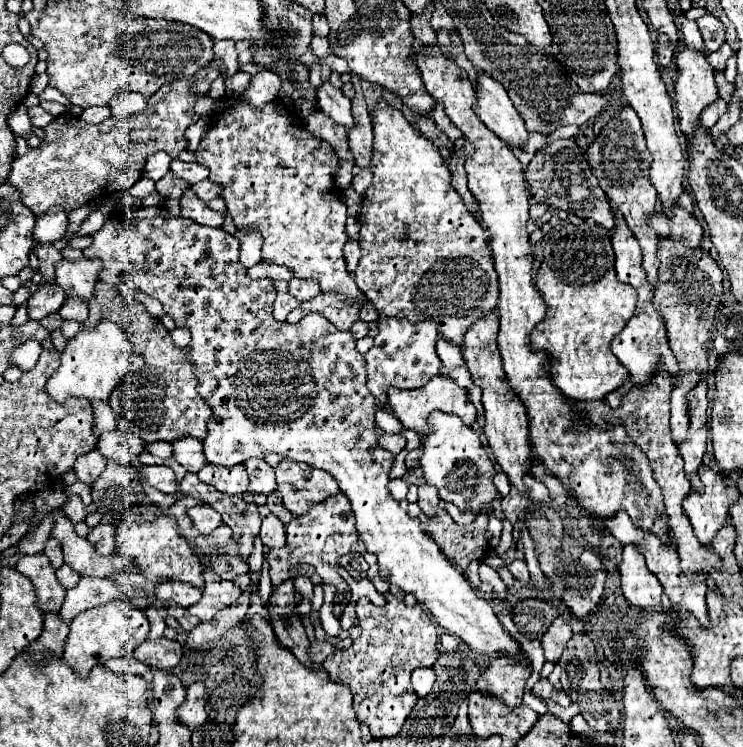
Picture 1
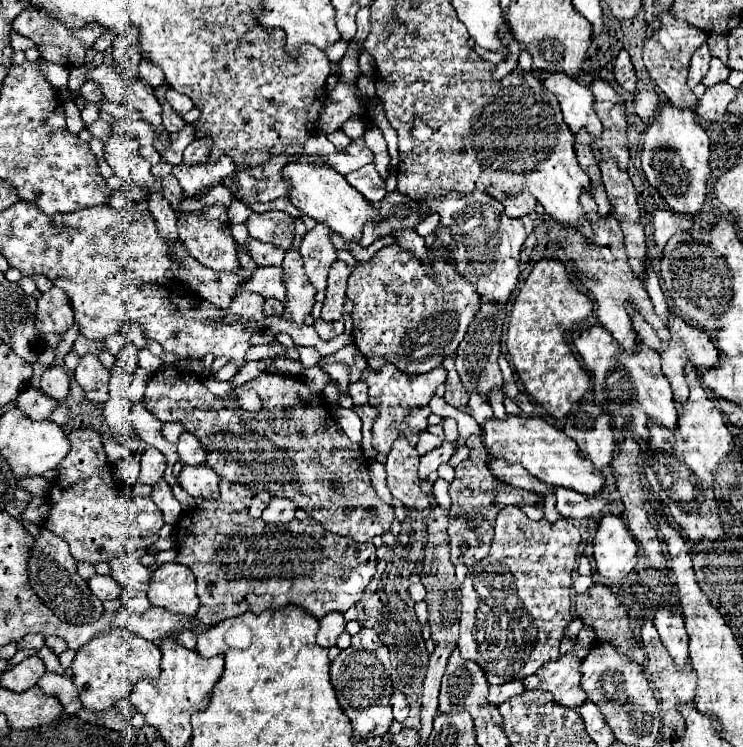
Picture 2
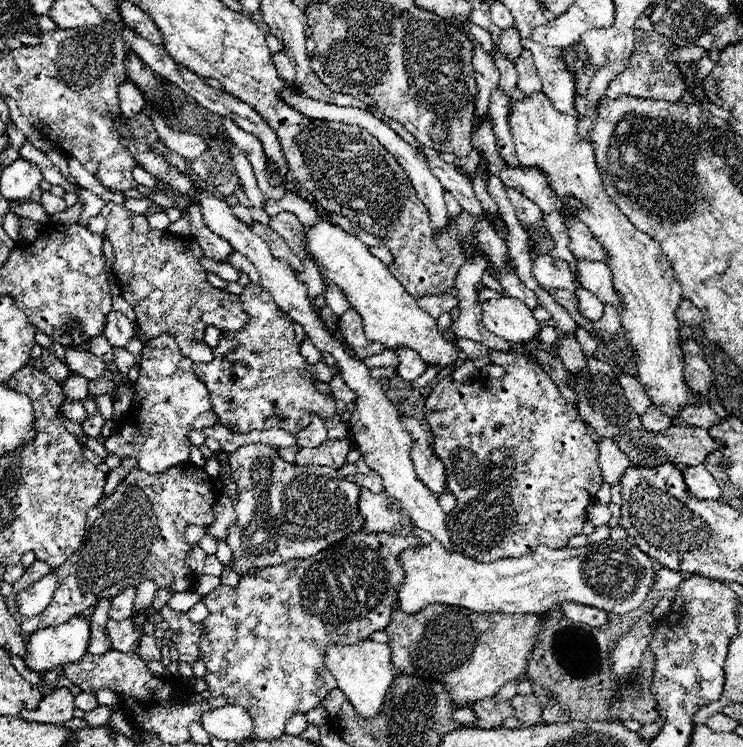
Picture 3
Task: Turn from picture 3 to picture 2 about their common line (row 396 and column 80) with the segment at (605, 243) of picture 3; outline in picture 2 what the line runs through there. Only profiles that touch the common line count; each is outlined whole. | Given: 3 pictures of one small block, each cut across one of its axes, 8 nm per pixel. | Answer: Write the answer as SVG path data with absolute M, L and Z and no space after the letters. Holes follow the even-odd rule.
M112 630L102 634L82 646L72 662L72 680L80 692L84 708L92 712L102 712L116 706L122 698L130 696L134 684L142 678L156 680L160 676L160 648L142 636L128 630Z

